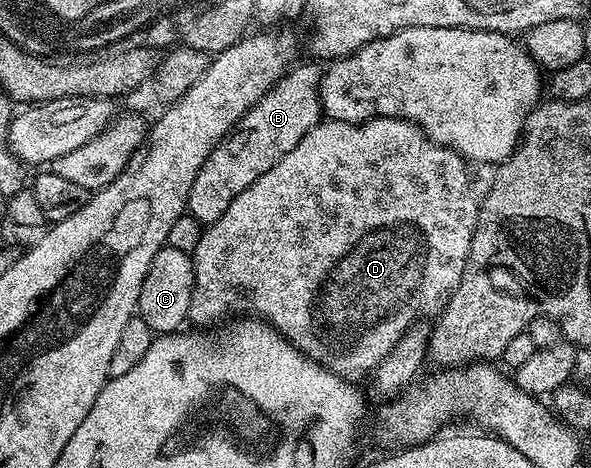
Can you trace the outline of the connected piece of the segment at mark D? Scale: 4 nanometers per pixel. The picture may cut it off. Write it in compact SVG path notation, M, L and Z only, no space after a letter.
M375 117L373 121L363 121L361 125L353 125L352 123L344 123L343 121L332 121L323 119L318 122L316 127L312 127L312 131L308 131L308 135L304 135L304 139L300 139L300 143L296 143L296 147L292 147L292 151L288 151L288 155L284 155L284 159L280 159L280 163L276 163L276 167L272 167L272 171L264 171L264 175L260 175L260 179L256 179L256 183L252 183L244 191L240 191L240 195L236 195L236 199L232 199L232 203L228 203L228 211L224 211L224 215L220 215L220 219L216 219L212 224L205 226L198 234L198 242L192 254L194 258L194 290L192 291L192 307L190 308L189 320L195 321L198 327L214 327L217 321L222 321L225 317L229 319L238 319L243 315L249 315L254 319L269 321L279 333L292 342L300 350L311 357L314 361L318 361L325 369L330 369L333 373L347 379L359 379L377 369L378 364L394 350L396 345L400 343L400 339L407 331L413 329L419 324L422 317L433 318L435 315L441 314L446 308L446 303L450 299L451 293L457 289L458 284L462 281L462 276L466 270L466 261L470 258L470 248L472 247L472 235L474 228L478 222L478 206L479 198L474 198L474 189L470 186L470 173L467 162L454 149L450 149L446 145L438 145L426 132L419 129L413 121L402 121L399 117Z

